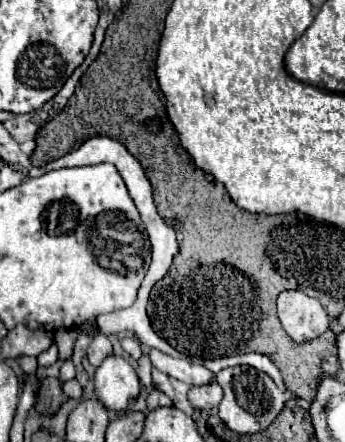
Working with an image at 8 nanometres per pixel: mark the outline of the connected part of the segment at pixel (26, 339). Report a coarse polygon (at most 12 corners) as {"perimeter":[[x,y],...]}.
{"perimeter":[[15,326],[1,340],[5,358],[38,356],[53,342],[51,332]]}

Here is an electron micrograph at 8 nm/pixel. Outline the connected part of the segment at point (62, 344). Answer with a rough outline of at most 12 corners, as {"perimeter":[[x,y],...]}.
{"perimeter":[[75,328],[57,330],[58,358],[73,355]]}

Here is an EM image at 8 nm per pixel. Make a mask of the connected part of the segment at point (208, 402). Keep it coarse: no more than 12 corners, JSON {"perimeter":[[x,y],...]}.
{"perimeter":[[217,382],[191,386],[187,398],[197,412],[211,410],[221,402]]}

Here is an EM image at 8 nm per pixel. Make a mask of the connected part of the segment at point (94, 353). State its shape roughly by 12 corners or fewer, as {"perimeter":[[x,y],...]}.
{"perimeter":[[99,332],[93,336],[87,358],[97,368],[111,348],[109,338]]}

